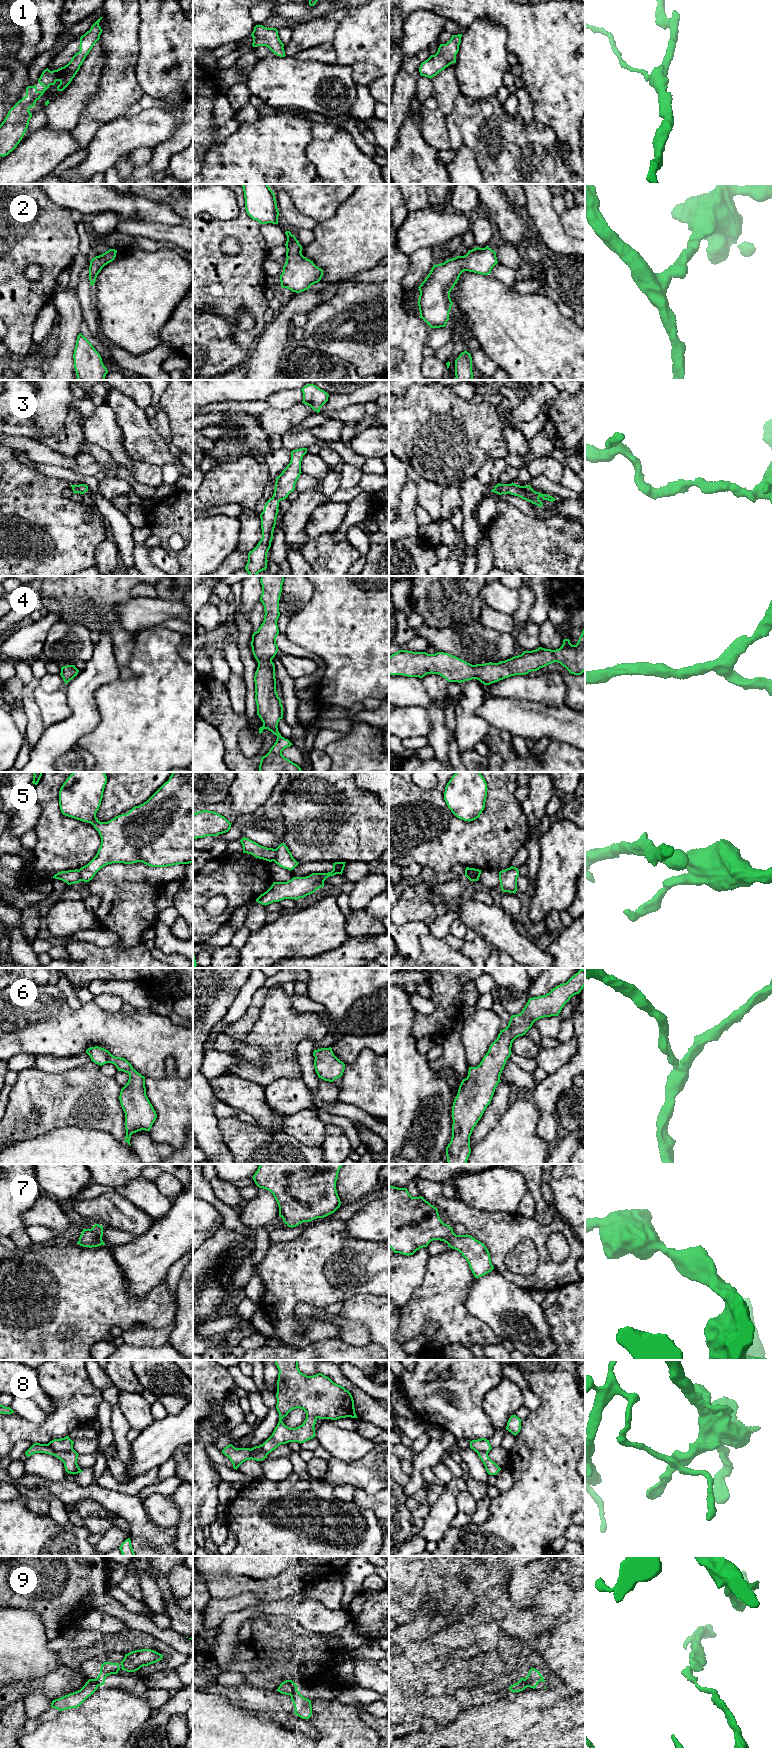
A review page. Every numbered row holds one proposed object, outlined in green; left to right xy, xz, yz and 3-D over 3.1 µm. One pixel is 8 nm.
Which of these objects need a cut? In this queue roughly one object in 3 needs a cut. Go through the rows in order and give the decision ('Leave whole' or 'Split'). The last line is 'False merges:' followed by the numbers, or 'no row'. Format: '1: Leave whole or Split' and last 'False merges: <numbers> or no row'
1: Leave whole
2: Leave whole
3: Leave whole
4: Leave whole
5: Split
6: Leave whole
7: Leave whole
8: Split
9: Split
False merges: 5, 8, 9

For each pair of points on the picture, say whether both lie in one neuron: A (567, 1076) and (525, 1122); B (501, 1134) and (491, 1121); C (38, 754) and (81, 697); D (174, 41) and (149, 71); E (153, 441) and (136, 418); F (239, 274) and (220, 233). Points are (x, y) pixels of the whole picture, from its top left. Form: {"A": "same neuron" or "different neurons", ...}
{"A": "different neurons", "B": "different neurons", "C": "same neuron", "D": "same neuron", "E": "same neuron", "F": "same neuron"}

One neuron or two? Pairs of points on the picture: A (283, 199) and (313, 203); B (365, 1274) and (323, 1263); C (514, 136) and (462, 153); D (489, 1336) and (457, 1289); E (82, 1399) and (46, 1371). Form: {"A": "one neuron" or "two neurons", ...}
{"A": "two neurons", "B": "one neuron", "C": "two neurons", "D": "one neuron", "E": "one neuron"}

